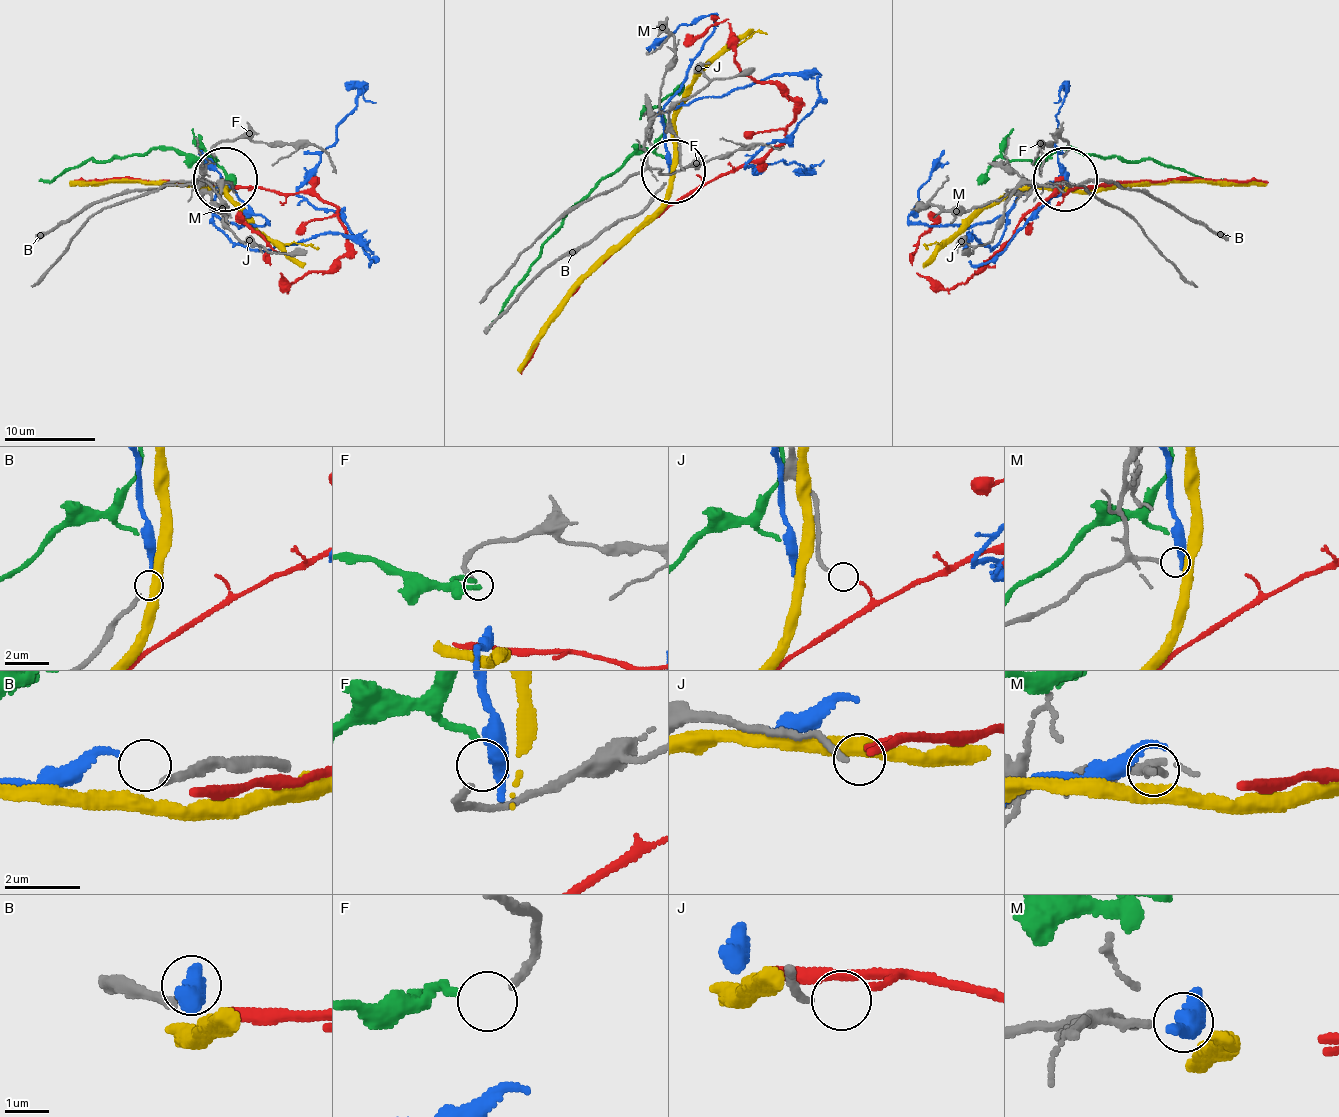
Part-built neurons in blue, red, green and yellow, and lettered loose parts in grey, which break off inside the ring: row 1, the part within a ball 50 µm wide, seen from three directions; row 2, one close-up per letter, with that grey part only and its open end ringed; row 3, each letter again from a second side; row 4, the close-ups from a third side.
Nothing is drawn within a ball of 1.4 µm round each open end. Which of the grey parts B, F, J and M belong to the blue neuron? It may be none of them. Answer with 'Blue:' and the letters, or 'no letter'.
Blue: B

